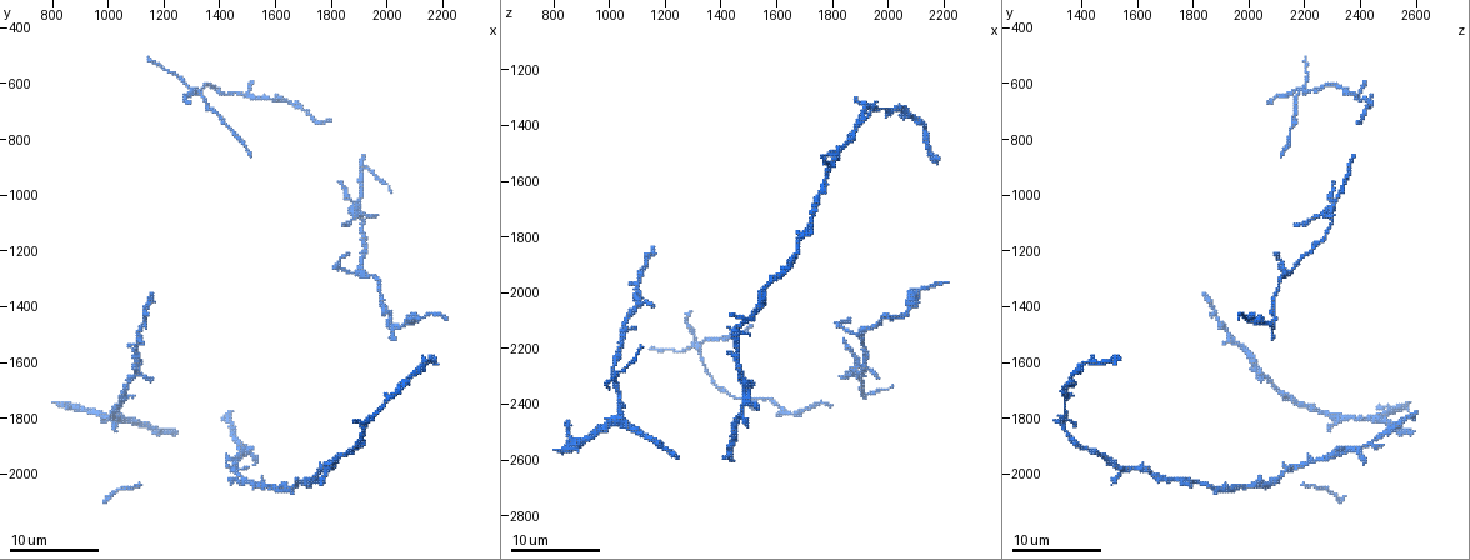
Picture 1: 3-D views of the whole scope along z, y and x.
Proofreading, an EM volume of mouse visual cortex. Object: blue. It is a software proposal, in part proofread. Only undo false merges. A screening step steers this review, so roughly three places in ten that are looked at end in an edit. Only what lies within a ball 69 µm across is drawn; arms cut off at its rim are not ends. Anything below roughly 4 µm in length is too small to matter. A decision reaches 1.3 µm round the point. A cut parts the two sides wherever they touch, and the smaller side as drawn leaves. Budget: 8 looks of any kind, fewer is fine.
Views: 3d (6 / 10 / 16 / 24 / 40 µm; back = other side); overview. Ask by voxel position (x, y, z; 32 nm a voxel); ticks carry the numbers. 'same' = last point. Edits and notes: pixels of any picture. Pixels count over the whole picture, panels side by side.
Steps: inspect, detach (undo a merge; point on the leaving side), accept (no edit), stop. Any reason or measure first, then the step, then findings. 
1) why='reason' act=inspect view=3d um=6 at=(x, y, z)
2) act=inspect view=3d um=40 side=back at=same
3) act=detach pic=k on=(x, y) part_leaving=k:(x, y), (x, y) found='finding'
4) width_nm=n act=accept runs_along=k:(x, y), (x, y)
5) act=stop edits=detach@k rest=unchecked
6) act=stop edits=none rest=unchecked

act=inspect view=3d um=16 at=(1040, 1800, 2440)

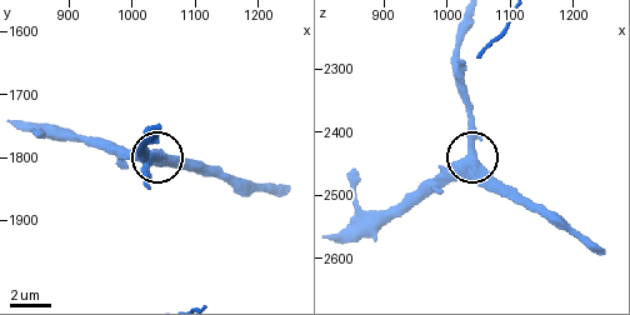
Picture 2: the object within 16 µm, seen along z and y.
width_nm=520 act=accept found='one neuron here'

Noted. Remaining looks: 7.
why='looks like a crossing' act=inspect view=3d um=10 at=(1310, 620, 2170)

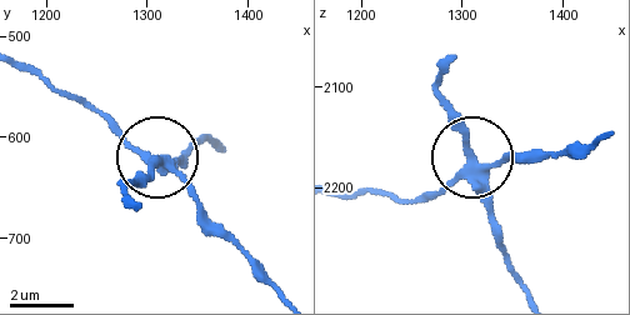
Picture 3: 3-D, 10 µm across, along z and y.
act=detach pic=3 on=(194, 191) part_leaving=3:(161, 164), (271, 290) found='a second neuron is stuck on'

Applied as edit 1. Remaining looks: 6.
why='see it whole again' act=inspect view=overview

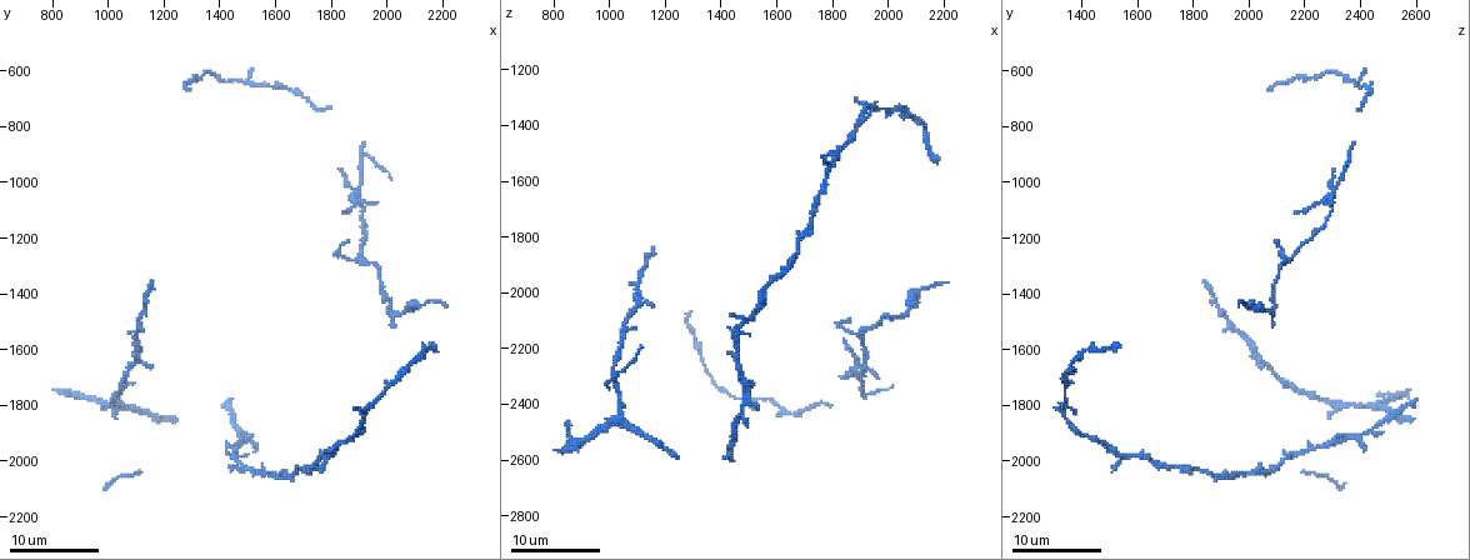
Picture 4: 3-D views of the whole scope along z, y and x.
why='calibre changes' act=inspect view=3d um=10 at=(1980, 1380, 2080)

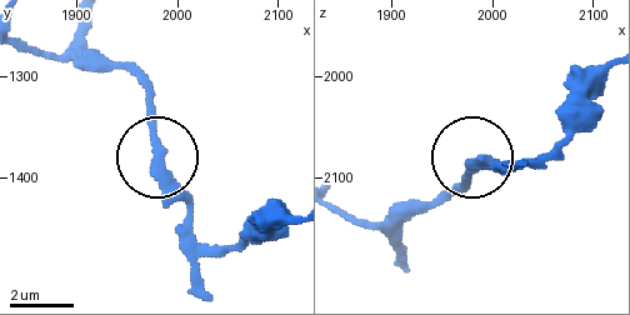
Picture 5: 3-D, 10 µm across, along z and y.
act=accept found='one neuron here'

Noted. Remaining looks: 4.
why='three arms meet' act=inspect view=3d um=10 at=(1910, 1260, 2150)

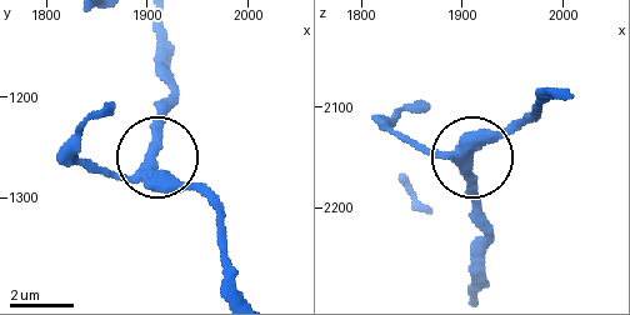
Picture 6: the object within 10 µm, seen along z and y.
arms=3 act=accept found='one neuron here'

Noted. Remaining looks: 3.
act=stop edits=detach@3 rest=unchecked

